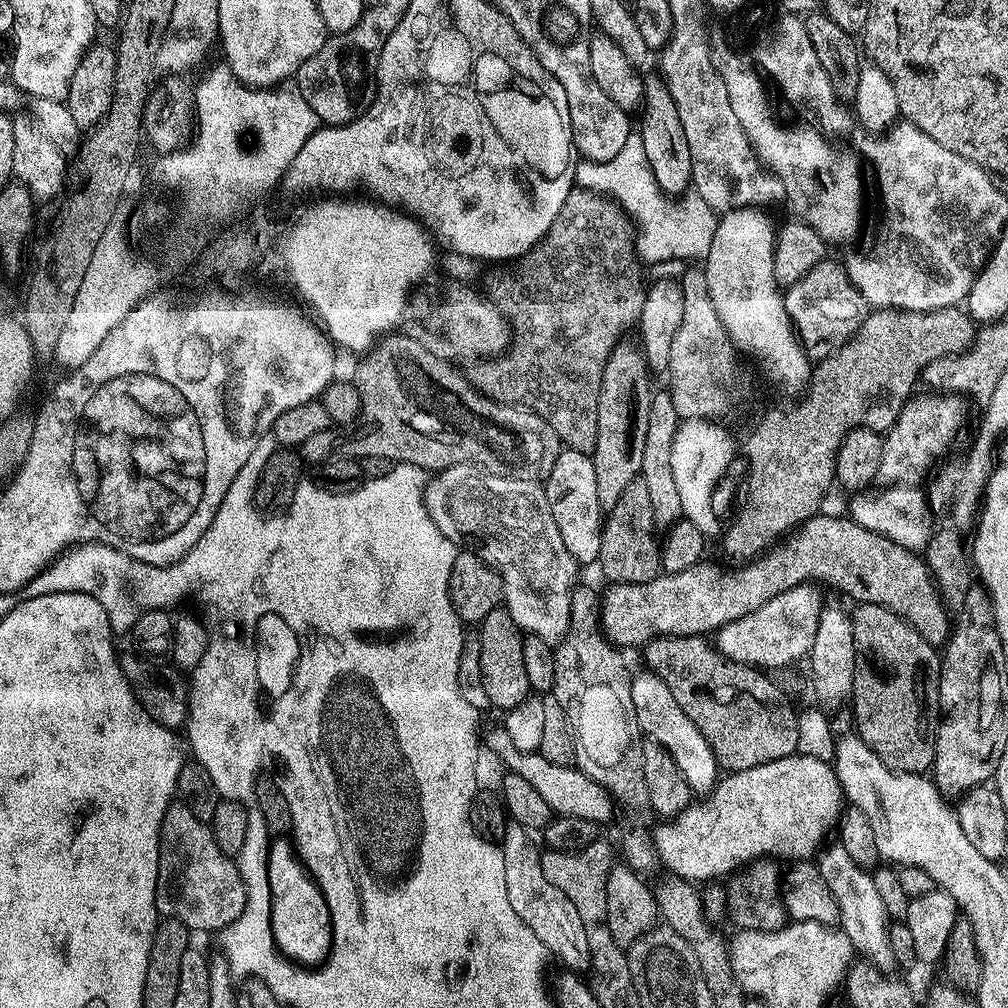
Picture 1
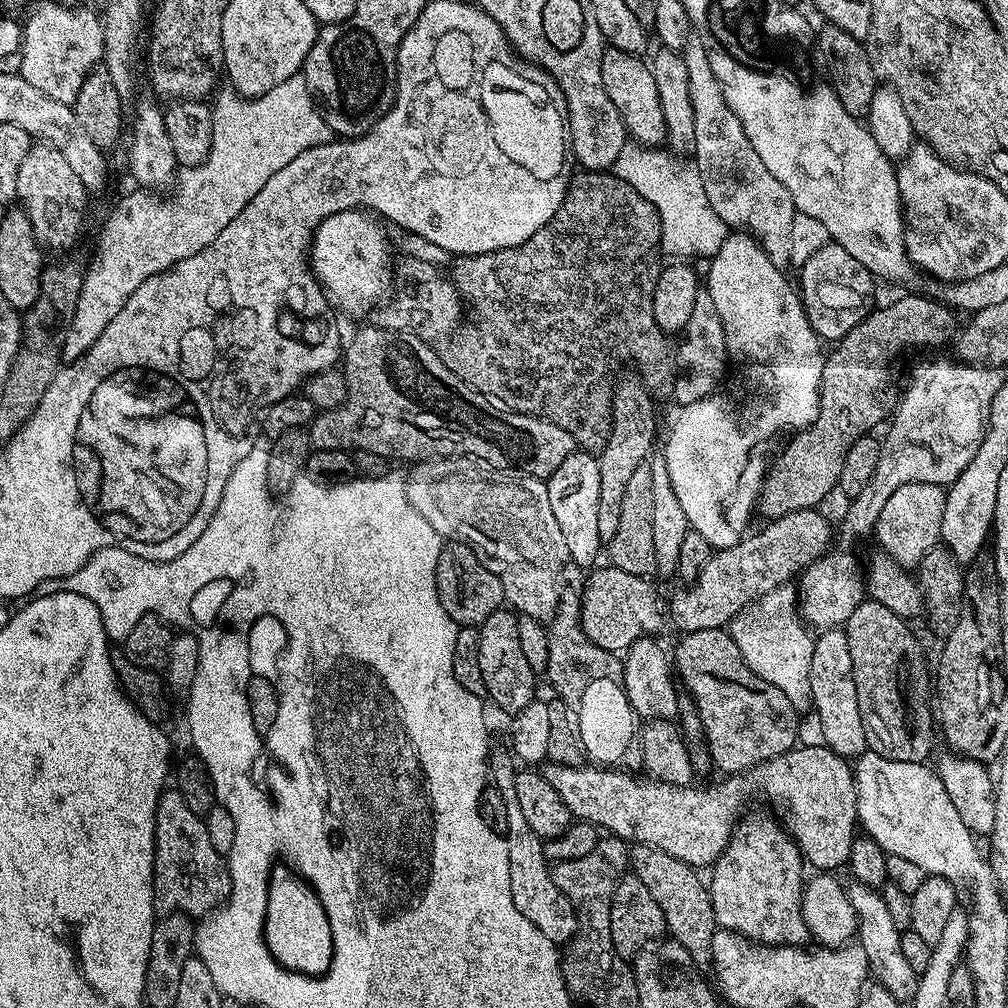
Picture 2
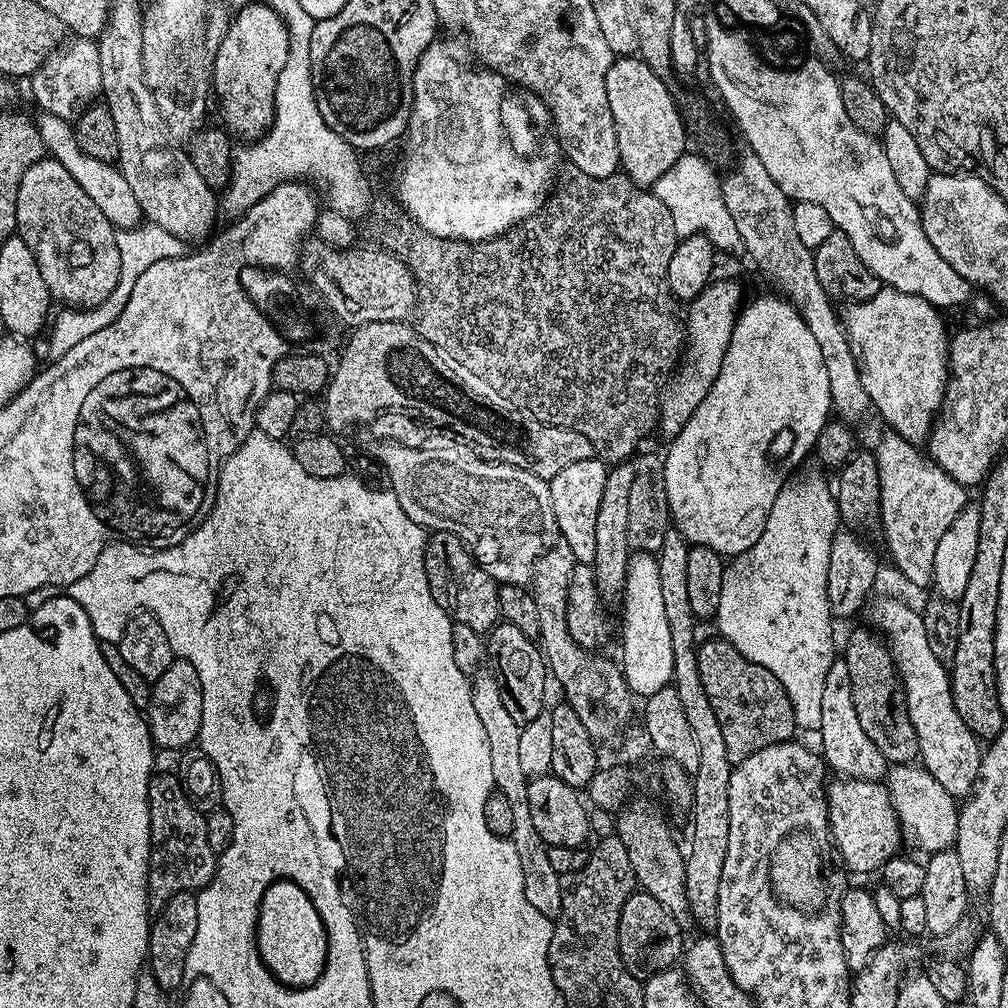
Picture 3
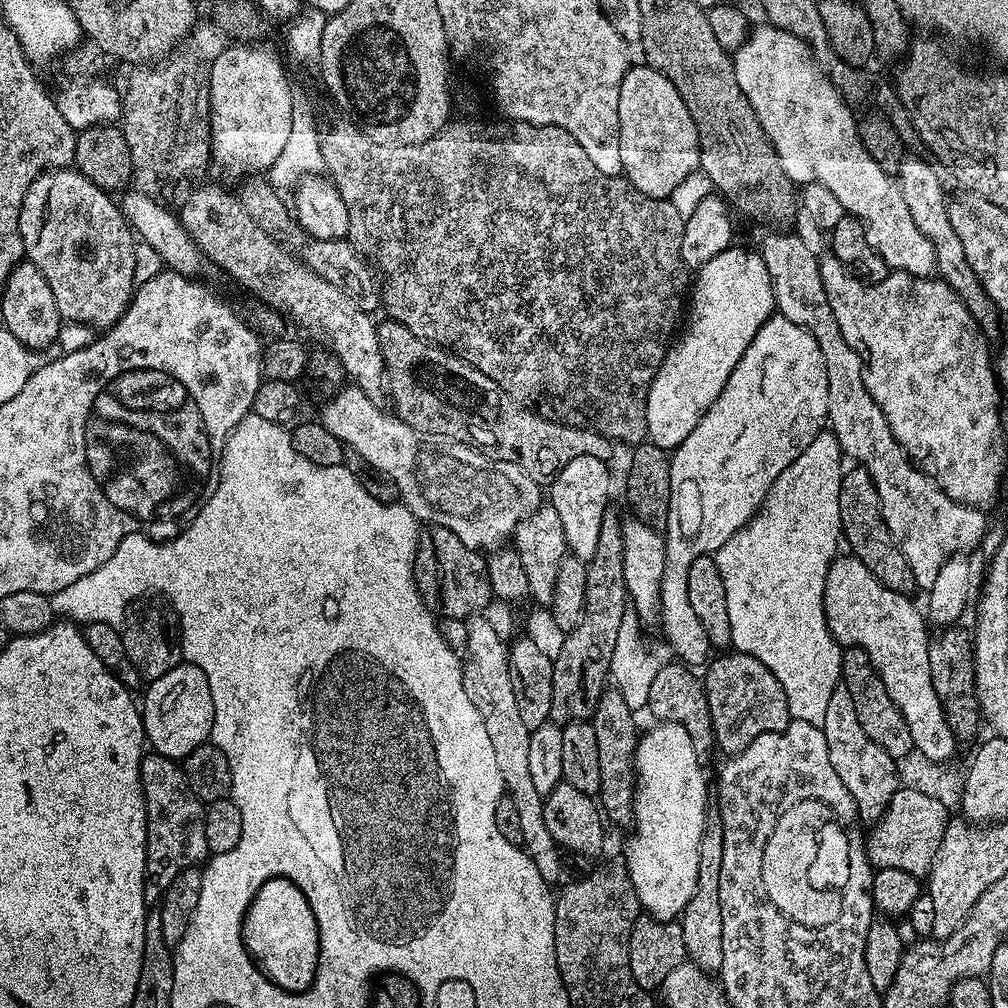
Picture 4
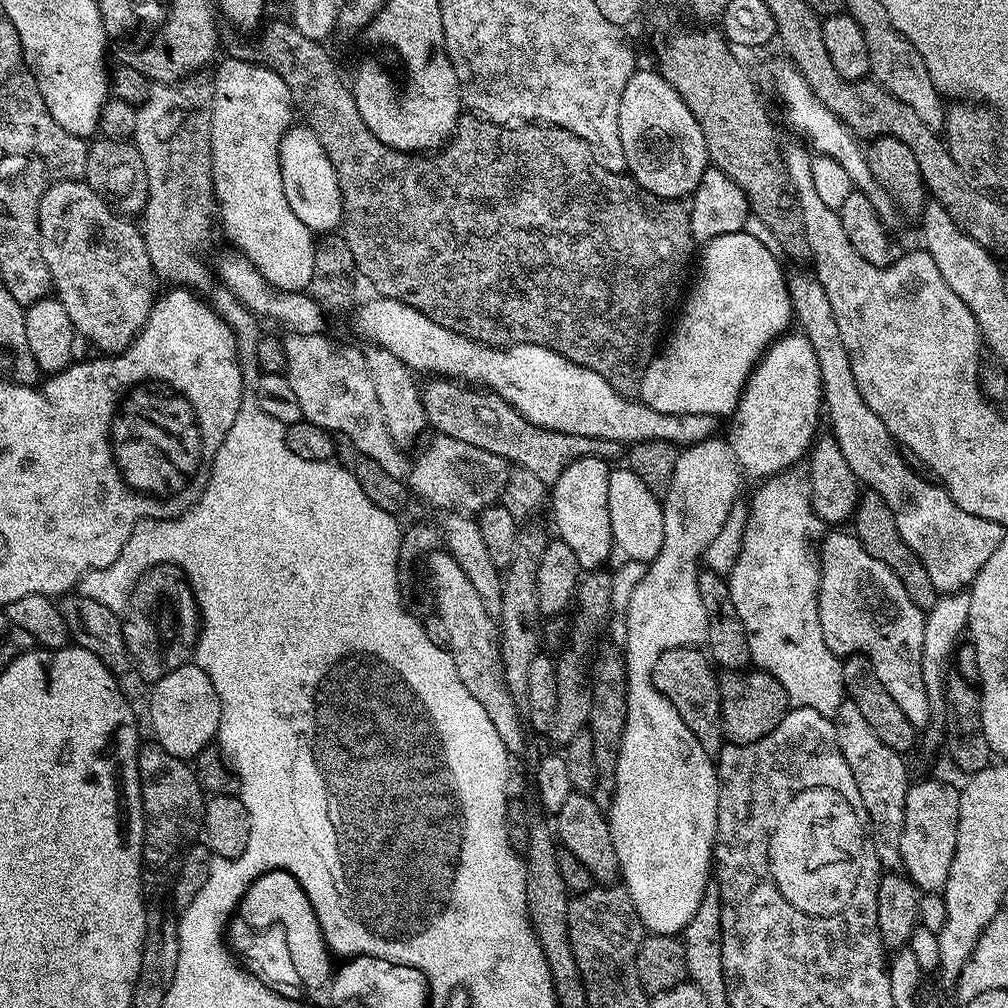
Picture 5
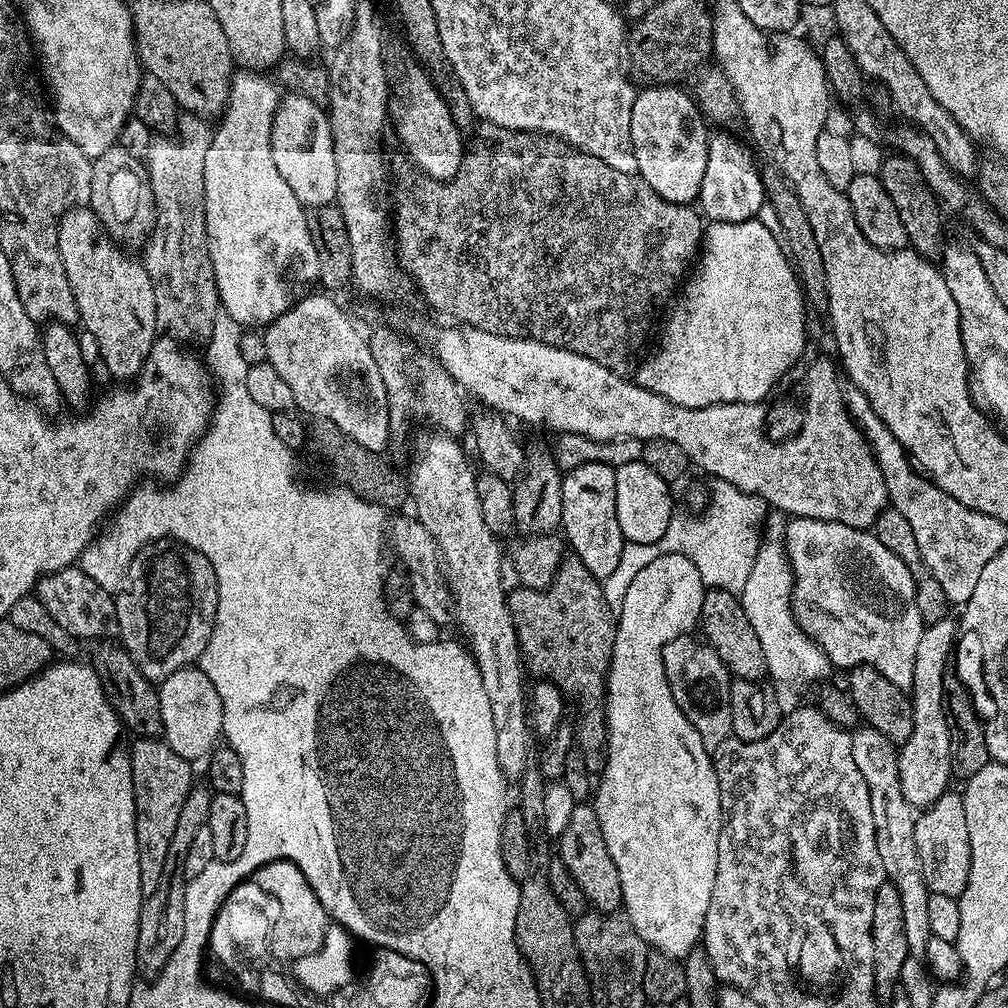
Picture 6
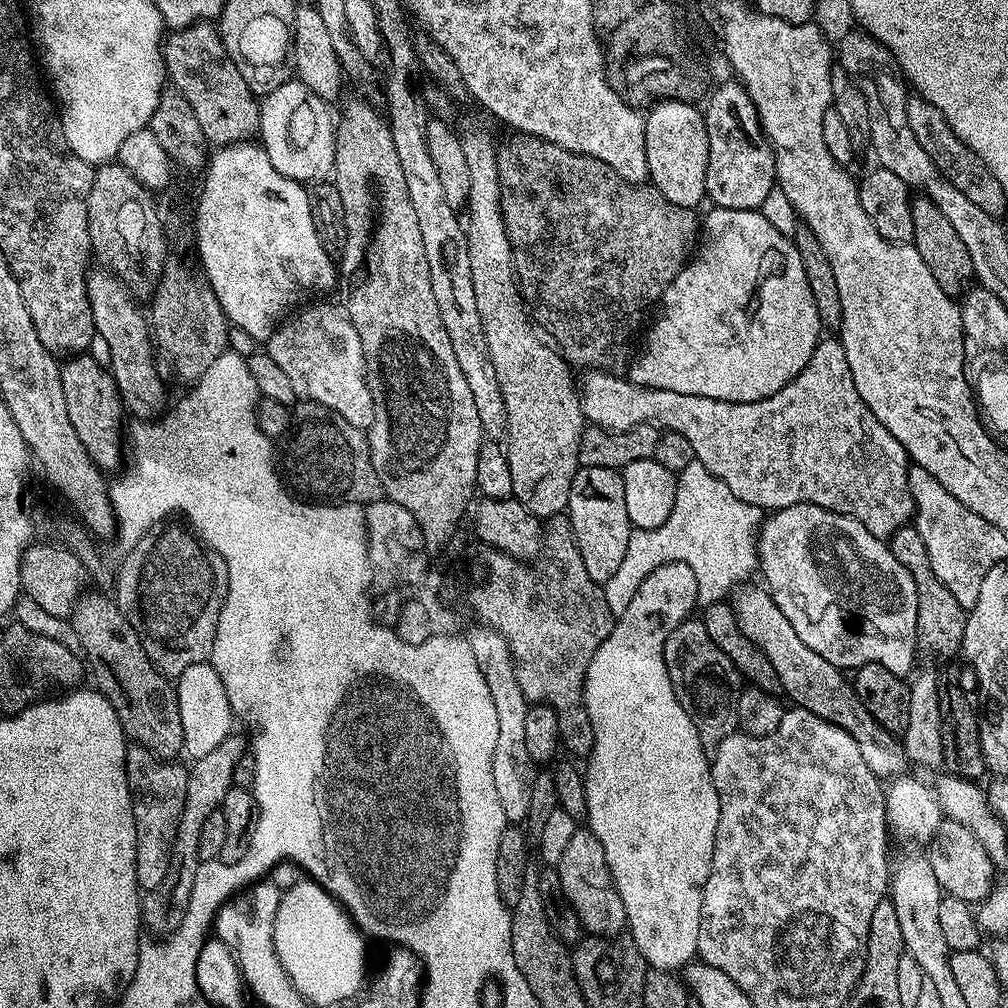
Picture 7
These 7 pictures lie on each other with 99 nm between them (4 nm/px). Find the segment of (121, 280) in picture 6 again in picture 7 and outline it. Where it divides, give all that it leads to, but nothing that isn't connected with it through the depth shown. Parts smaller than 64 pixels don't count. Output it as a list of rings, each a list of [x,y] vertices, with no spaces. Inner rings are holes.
[[[107,270],[99,271],[89,271],[88,297],[94,314],[96,334],[106,338],[107,345],[110,346],[109,372],[118,386],[125,411],[133,419],[155,421],[165,411],[168,401],[166,402],[166,390],[156,368],[156,360],[152,357],[154,337],[150,331],[149,317],[145,309],[143,312],[136,305],[139,303],[118,277]]]

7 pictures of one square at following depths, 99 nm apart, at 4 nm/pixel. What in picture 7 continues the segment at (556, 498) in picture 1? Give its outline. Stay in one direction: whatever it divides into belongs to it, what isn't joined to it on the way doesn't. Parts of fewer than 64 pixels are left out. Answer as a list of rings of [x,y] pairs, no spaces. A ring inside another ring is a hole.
[[[581,466],[574,474],[574,482],[570,486],[566,515],[572,524],[578,554],[582,554],[582,562],[590,578],[594,578],[594,582],[602,586],[618,570],[634,531],[630,514],[626,514],[623,475],[614,468]]]

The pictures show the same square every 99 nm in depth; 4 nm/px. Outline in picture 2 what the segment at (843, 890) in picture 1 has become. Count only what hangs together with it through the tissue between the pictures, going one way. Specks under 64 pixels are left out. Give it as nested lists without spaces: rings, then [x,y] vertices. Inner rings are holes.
[[[855,882],[849,883],[846,891],[858,917],[858,943],[862,946],[862,950],[866,950],[866,958],[875,983],[890,990],[890,994],[894,994],[894,998],[898,998],[901,1002],[911,1001],[916,992],[918,972],[913,968],[910,957],[902,954],[900,945],[902,930],[894,926],[890,913],[886,911],[883,895],[875,888],[868,888]]]

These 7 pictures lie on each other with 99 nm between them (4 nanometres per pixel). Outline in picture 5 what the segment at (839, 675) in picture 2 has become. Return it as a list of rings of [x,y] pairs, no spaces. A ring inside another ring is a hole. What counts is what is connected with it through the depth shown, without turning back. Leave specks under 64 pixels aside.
[[[850,698],[843,699],[838,706],[834,723],[838,734],[838,746],[846,758],[846,766],[850,766],[850,774],[854,774],[854,782],[858,782],[862,806],[866,806],[874,854],[878,854],[881,869],[899,869],[904,807],[910,787],[908,768],[904,765],[905,757],[899,752],[890,750],[890,746],[886,746],[886,742],[882,742],[882,738],[878,738],[878,734],[870,730],[870,722],[862,718],[862,710],[858,710],[858,706]]]

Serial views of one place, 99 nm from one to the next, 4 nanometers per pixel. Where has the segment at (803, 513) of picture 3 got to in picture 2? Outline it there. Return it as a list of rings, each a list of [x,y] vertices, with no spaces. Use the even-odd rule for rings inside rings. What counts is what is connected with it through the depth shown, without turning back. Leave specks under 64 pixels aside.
[[[793,585],[775,588],[755,604],[749,605],[735,616],[728,625],[728,631],[750,670],[782,690],[796,711],[811,709],[809,672],[815,639],[811,633],[808,635],[809,629],[799,615],[798,592]]]

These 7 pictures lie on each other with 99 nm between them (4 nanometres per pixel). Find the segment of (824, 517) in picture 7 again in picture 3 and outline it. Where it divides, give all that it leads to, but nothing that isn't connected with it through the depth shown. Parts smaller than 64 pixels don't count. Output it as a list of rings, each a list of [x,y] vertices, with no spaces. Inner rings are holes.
[[[884,596],[881,600],[873,599],[867,605],[867,623],[877,633],[886,637],[888,649],[896,663],[896,670],[900,673],[900,681],[904,687],[904,695],[908,697],[908,713],[910,722],[914,722],[914,732],[918,734],[919,763],[936,779],[938,786],[945,788],[954,798],[964,798],[969,795],[979,774],[979,764],[982,753],[981,741],[962,722],[962,714],[958,714],[958,706],[954,706],[952,693],[952,677],[945,661],[939,660],[930,650],[930,641],[926,639],[926,626],[923,615],[916,612],[904,600],[895,600],[892,596]]]

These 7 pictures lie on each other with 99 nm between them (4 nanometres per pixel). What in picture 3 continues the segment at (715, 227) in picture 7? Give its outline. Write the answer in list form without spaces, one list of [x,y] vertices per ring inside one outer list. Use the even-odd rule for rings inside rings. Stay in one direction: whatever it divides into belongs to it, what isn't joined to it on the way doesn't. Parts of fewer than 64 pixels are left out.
[[[718,280],[709,283],[708,287],[703,288],[695,300],[687,305],[686,347],[660,404],[658,424],[661,429],[664,427],[668,431],[669,437],[677,436],[683,430],[690,414],[698,410],[698,402],[706,398],[710,386],[716,381],[716,375],[730,346],[736,318],[742,311],[739,286],[732,280]]]

